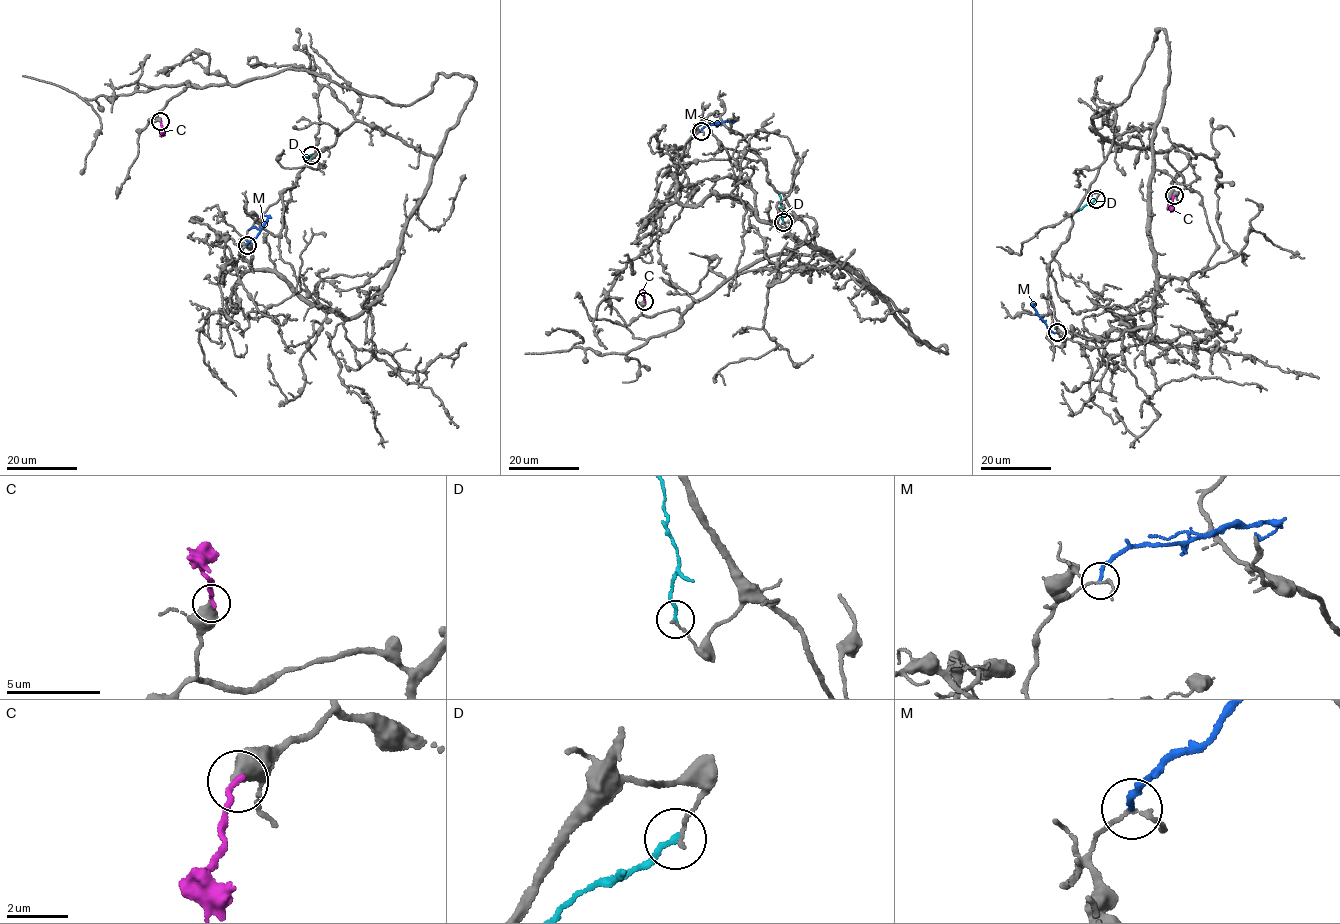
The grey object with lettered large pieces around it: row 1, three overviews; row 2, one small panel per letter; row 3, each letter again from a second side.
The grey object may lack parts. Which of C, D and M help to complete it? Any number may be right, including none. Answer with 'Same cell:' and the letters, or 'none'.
Same cell: none

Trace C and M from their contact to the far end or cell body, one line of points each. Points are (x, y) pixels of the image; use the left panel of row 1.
C: (160, 121), (160, 137)
M: (247, 245), (268, 217), (265, 216)

